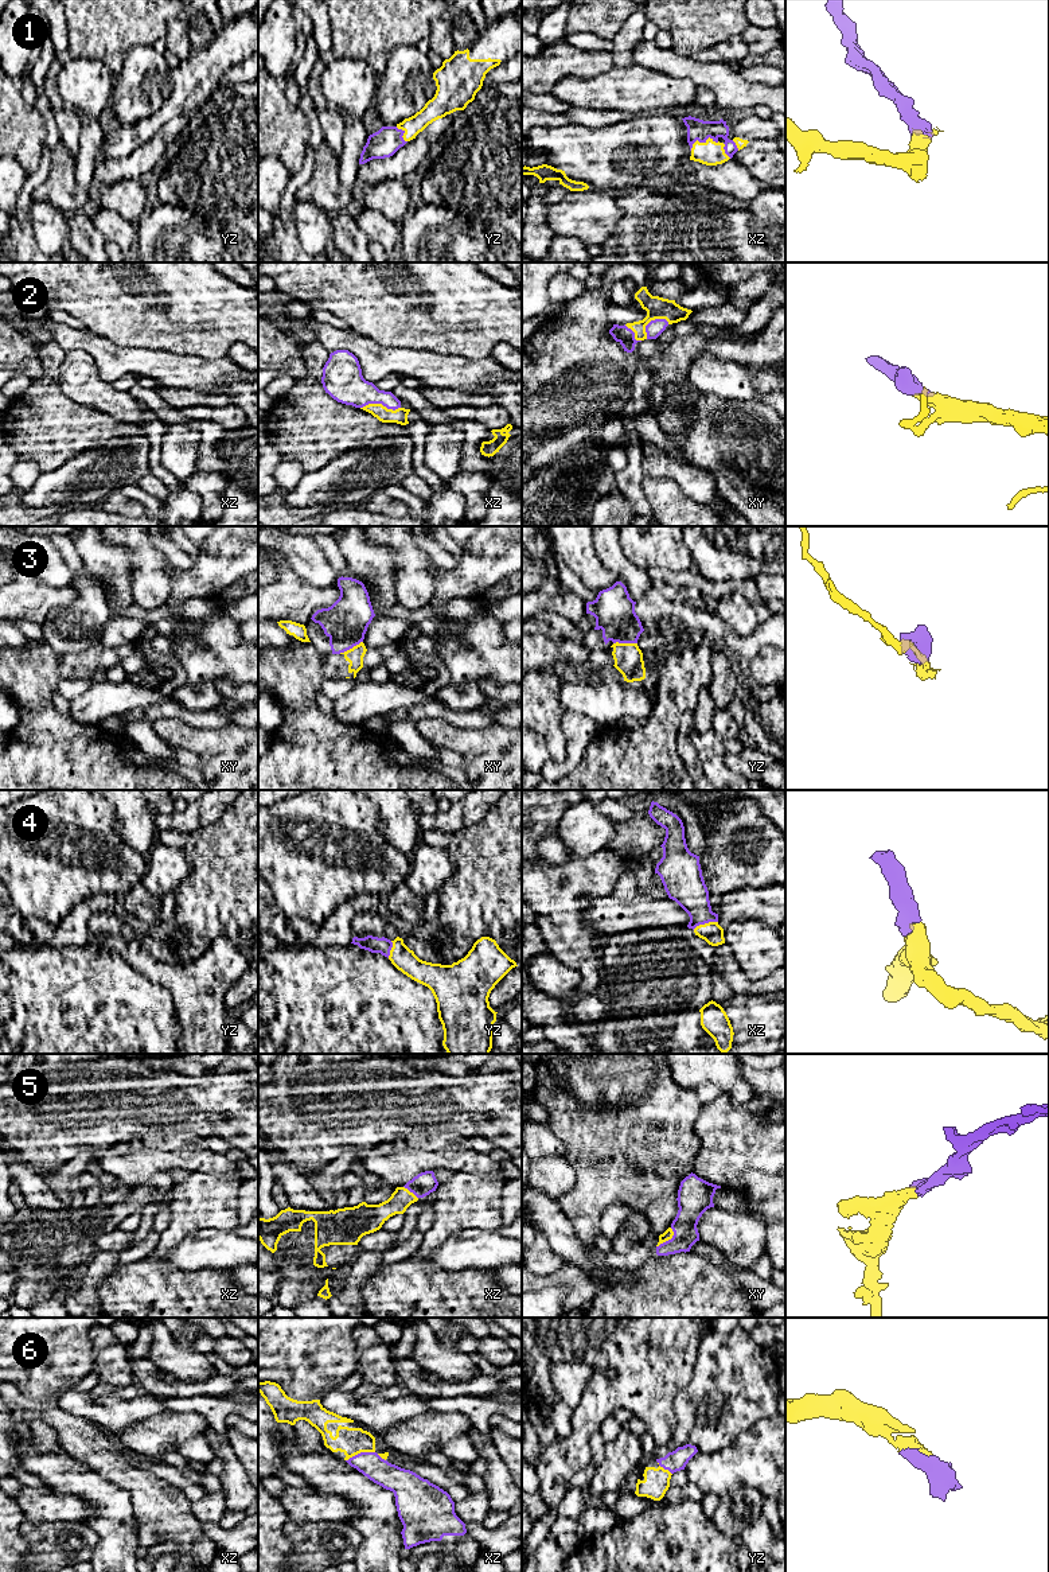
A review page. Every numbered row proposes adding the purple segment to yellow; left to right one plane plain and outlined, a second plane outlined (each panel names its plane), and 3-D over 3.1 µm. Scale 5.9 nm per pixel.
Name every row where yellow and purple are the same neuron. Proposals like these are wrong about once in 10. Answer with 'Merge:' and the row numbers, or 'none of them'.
Merge: 1, 2, 4, 5, 6

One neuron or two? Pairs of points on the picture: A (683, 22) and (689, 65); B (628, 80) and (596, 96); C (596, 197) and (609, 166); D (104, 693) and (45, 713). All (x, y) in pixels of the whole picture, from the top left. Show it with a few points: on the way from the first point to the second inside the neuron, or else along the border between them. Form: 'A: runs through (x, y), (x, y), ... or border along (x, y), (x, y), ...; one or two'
A: border along (671, 49), (691, 57); two
B: runs through (620, 88), (604, 92); one
C: border along (589, 186), (603, 186), (611, 193); two
D: border along (70, 716), (82, 724), (97, 727); two

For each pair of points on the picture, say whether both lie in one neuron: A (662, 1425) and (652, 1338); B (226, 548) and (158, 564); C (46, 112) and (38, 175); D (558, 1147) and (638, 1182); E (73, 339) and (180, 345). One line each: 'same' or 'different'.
A: same
B: different
C: different
D: different
E: different

